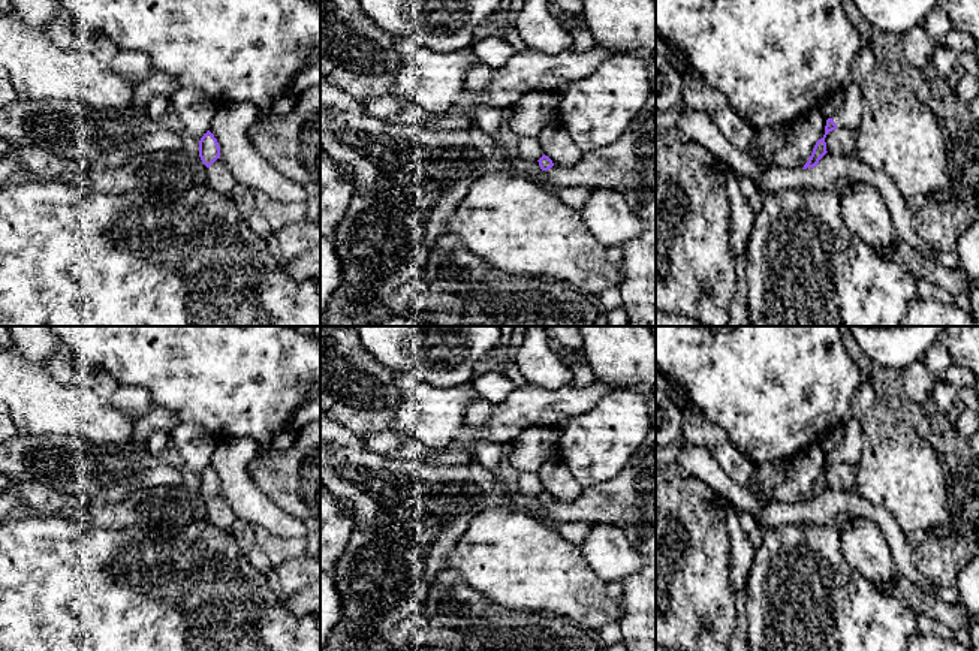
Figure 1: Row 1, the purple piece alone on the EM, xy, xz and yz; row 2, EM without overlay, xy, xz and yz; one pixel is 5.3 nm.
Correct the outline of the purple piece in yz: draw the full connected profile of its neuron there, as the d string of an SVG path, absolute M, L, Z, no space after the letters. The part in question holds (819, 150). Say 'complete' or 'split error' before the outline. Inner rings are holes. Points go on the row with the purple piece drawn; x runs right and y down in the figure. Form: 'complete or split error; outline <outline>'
split error; outline M849 84L846 87L846 90L843 91L843 106L841 106L841 109L837 114L834 114L831 118L826 120L825 135L823 135L822 139L819 139L816 142L808 162L804 165L802 169L817 166L819 160L828 153L825 138L829 132L835 130L837 127L846 127L846 129L850 129L850 130L856 130L858 126L859 126L861 117L862 117L862 88L861 88L861 85Z

